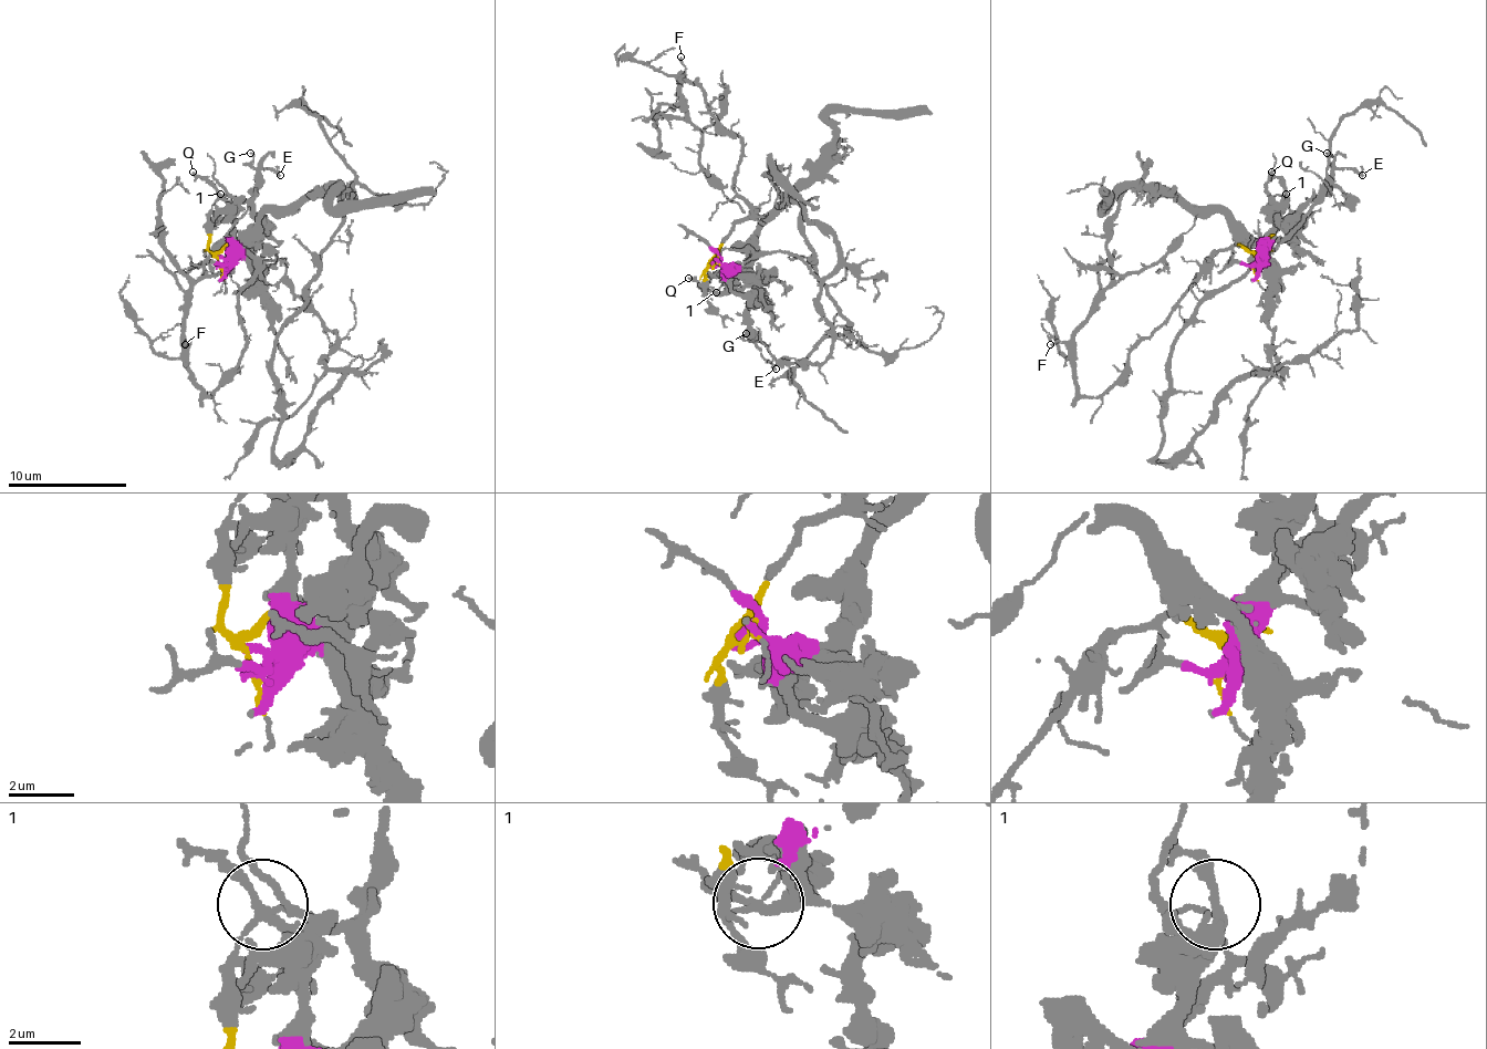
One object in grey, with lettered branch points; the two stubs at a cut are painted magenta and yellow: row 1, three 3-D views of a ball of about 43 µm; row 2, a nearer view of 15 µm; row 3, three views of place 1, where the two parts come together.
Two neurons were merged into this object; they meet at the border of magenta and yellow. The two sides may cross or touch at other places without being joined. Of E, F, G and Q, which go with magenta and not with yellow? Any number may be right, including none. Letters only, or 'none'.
E, G, Q

